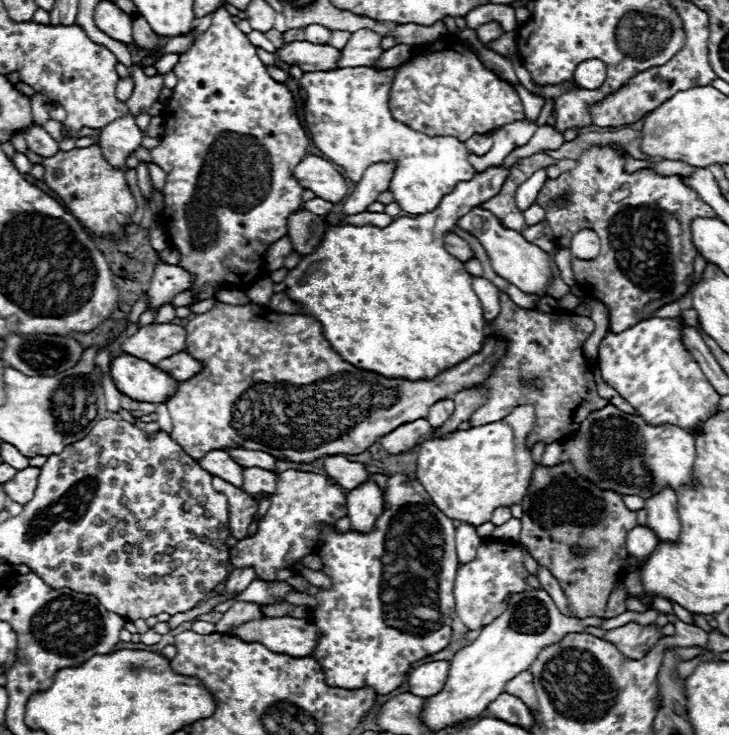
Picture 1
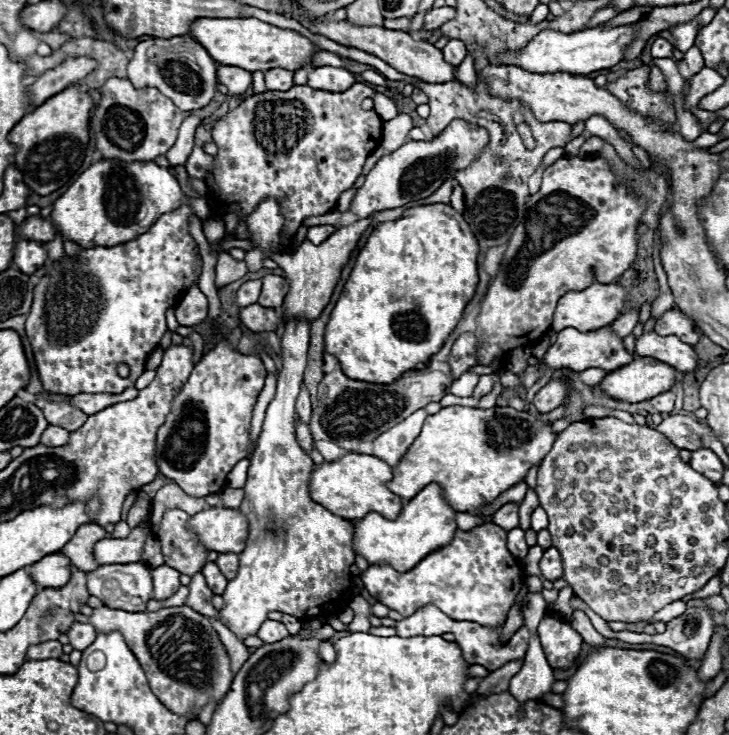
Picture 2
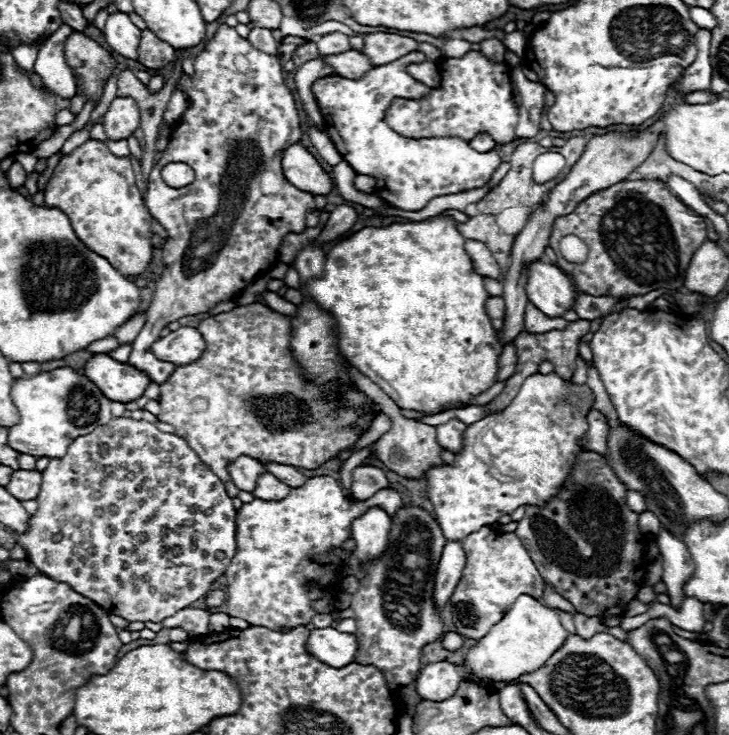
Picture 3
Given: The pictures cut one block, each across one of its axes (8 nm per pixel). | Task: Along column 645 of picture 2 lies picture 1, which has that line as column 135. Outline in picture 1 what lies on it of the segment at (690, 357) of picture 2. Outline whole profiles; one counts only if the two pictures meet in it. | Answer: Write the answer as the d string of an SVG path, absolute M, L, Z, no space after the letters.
M148 324L126 338L120 348L122 352L156 366L160 360L186 350L186 330L176 324Z

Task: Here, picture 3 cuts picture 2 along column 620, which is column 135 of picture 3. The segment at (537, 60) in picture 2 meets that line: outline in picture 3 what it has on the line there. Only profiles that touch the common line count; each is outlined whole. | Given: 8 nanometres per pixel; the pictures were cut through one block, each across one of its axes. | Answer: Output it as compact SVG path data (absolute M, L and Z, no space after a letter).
M114 12L108 16L104 26L104 36L112 52L122 54L126 58L136 60L138 56L138 44L140 44L140 28L136 28L128 14Z

